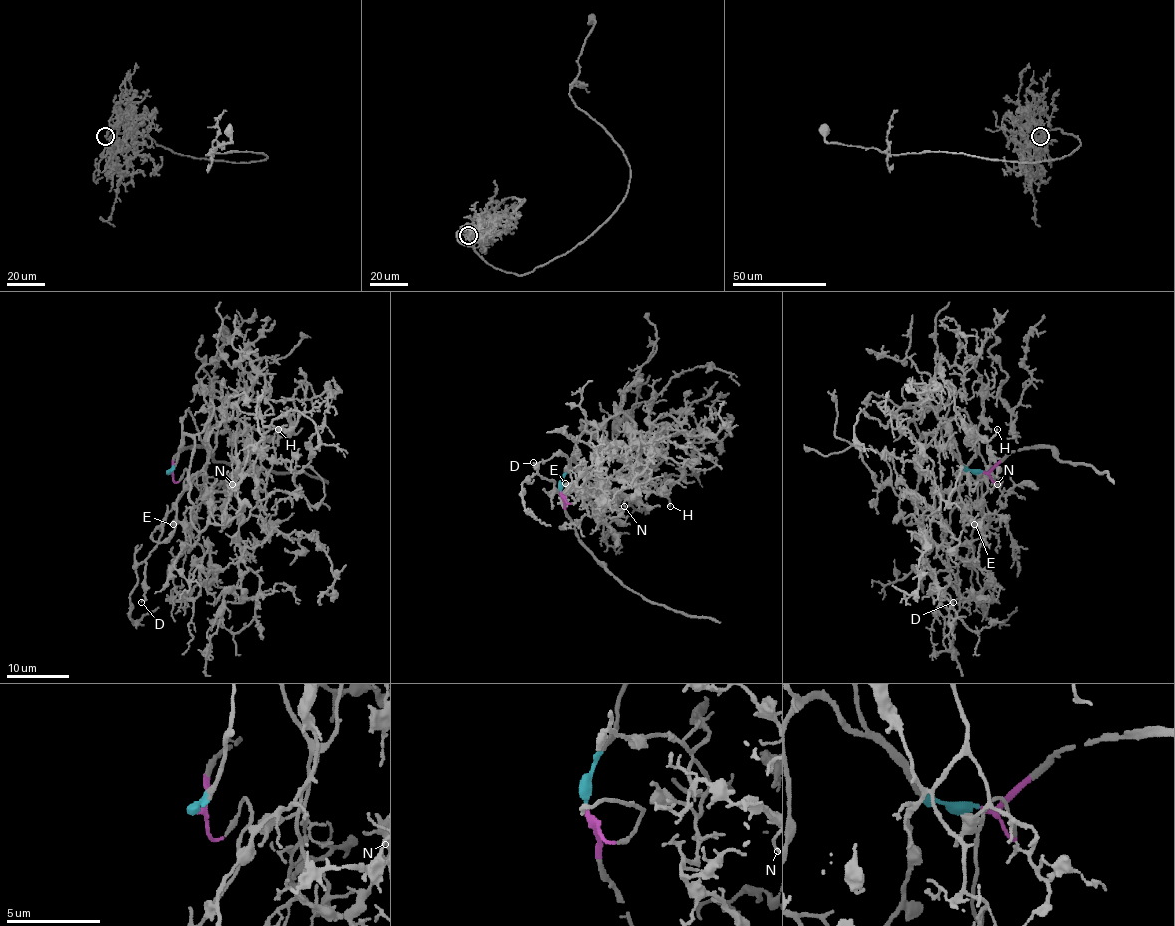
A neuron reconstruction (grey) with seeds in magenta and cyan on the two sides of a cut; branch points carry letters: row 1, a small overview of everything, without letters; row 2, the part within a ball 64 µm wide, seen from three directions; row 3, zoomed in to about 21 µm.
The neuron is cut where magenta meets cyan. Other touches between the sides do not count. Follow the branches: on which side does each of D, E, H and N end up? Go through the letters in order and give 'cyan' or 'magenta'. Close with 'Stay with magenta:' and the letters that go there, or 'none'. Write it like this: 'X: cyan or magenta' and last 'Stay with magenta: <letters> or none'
D: magenta
E: cyan
H: cyan
N: cyan
Stay with magenta: D

